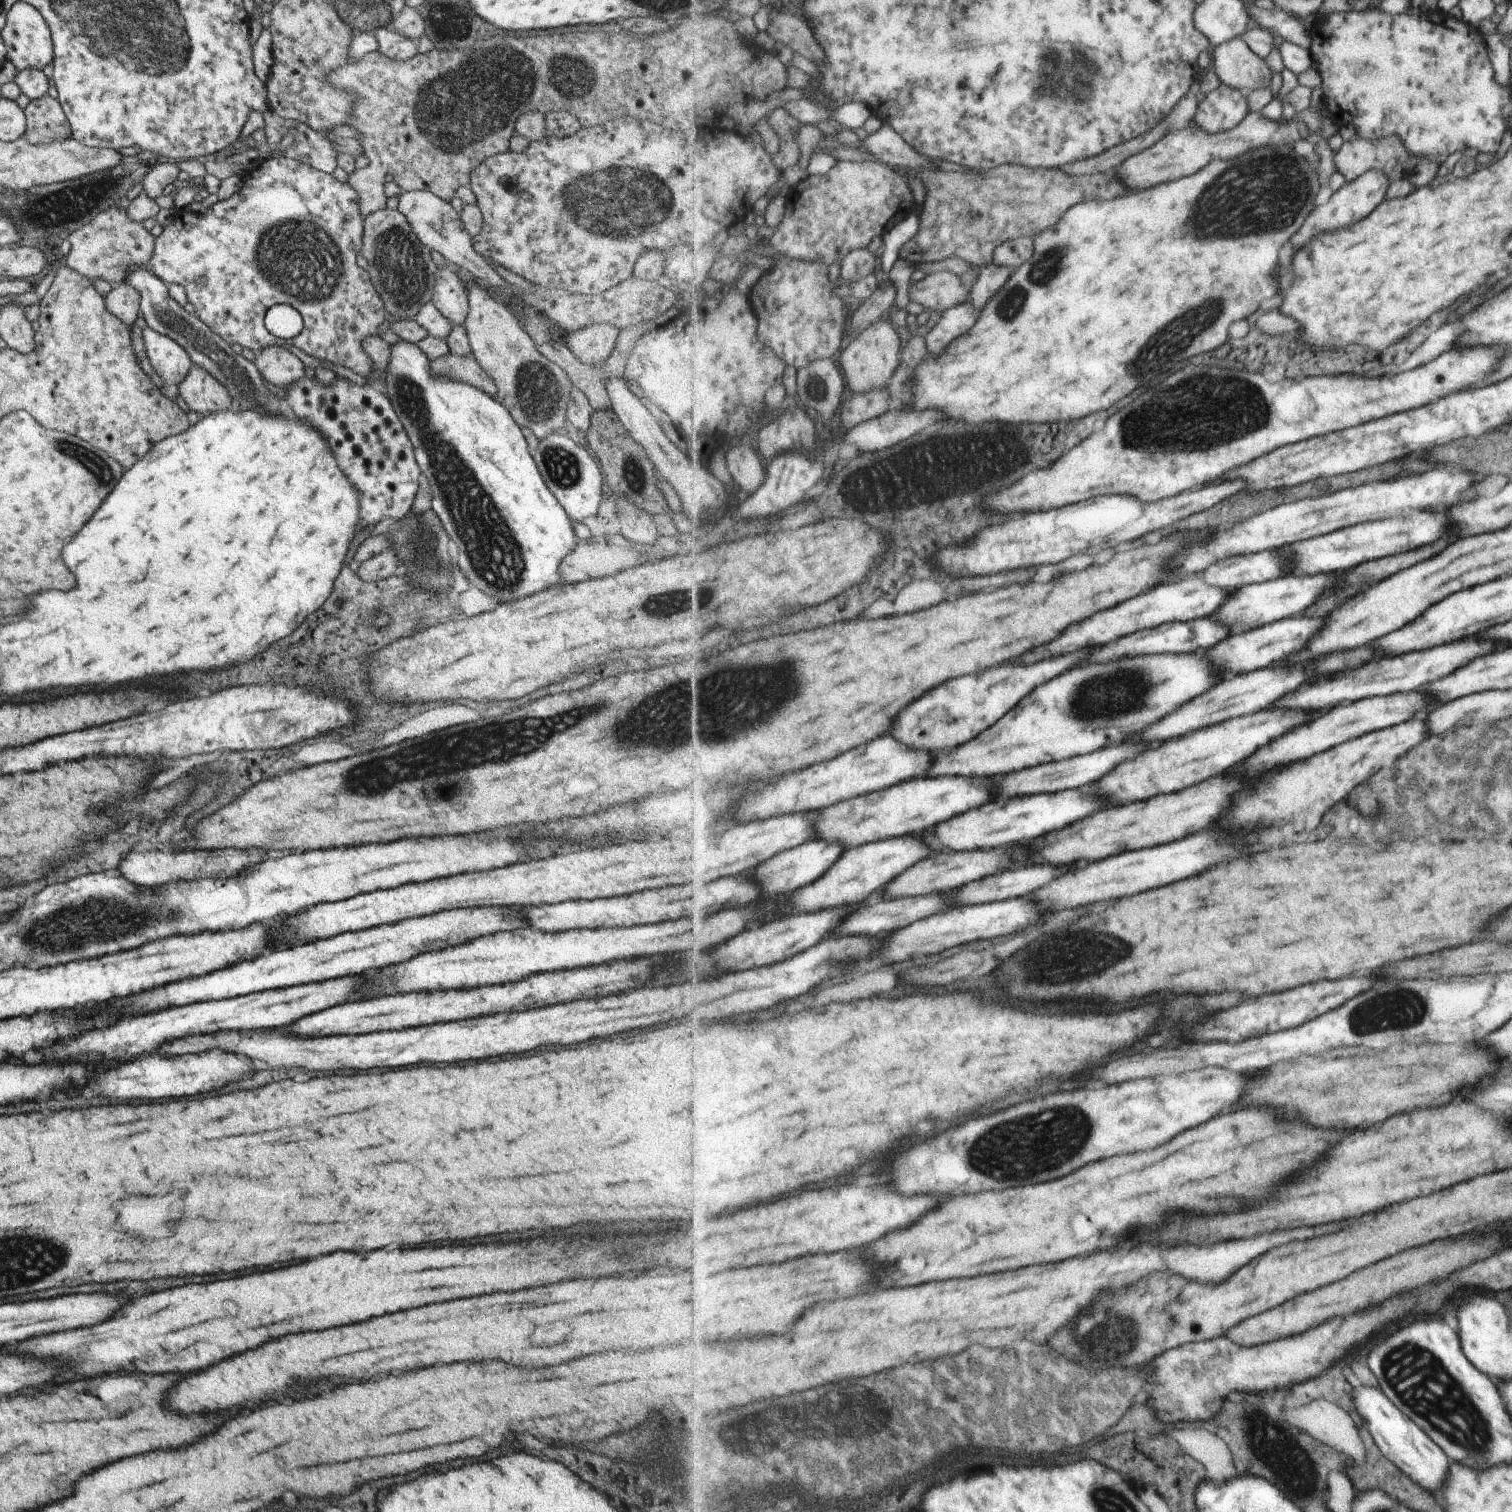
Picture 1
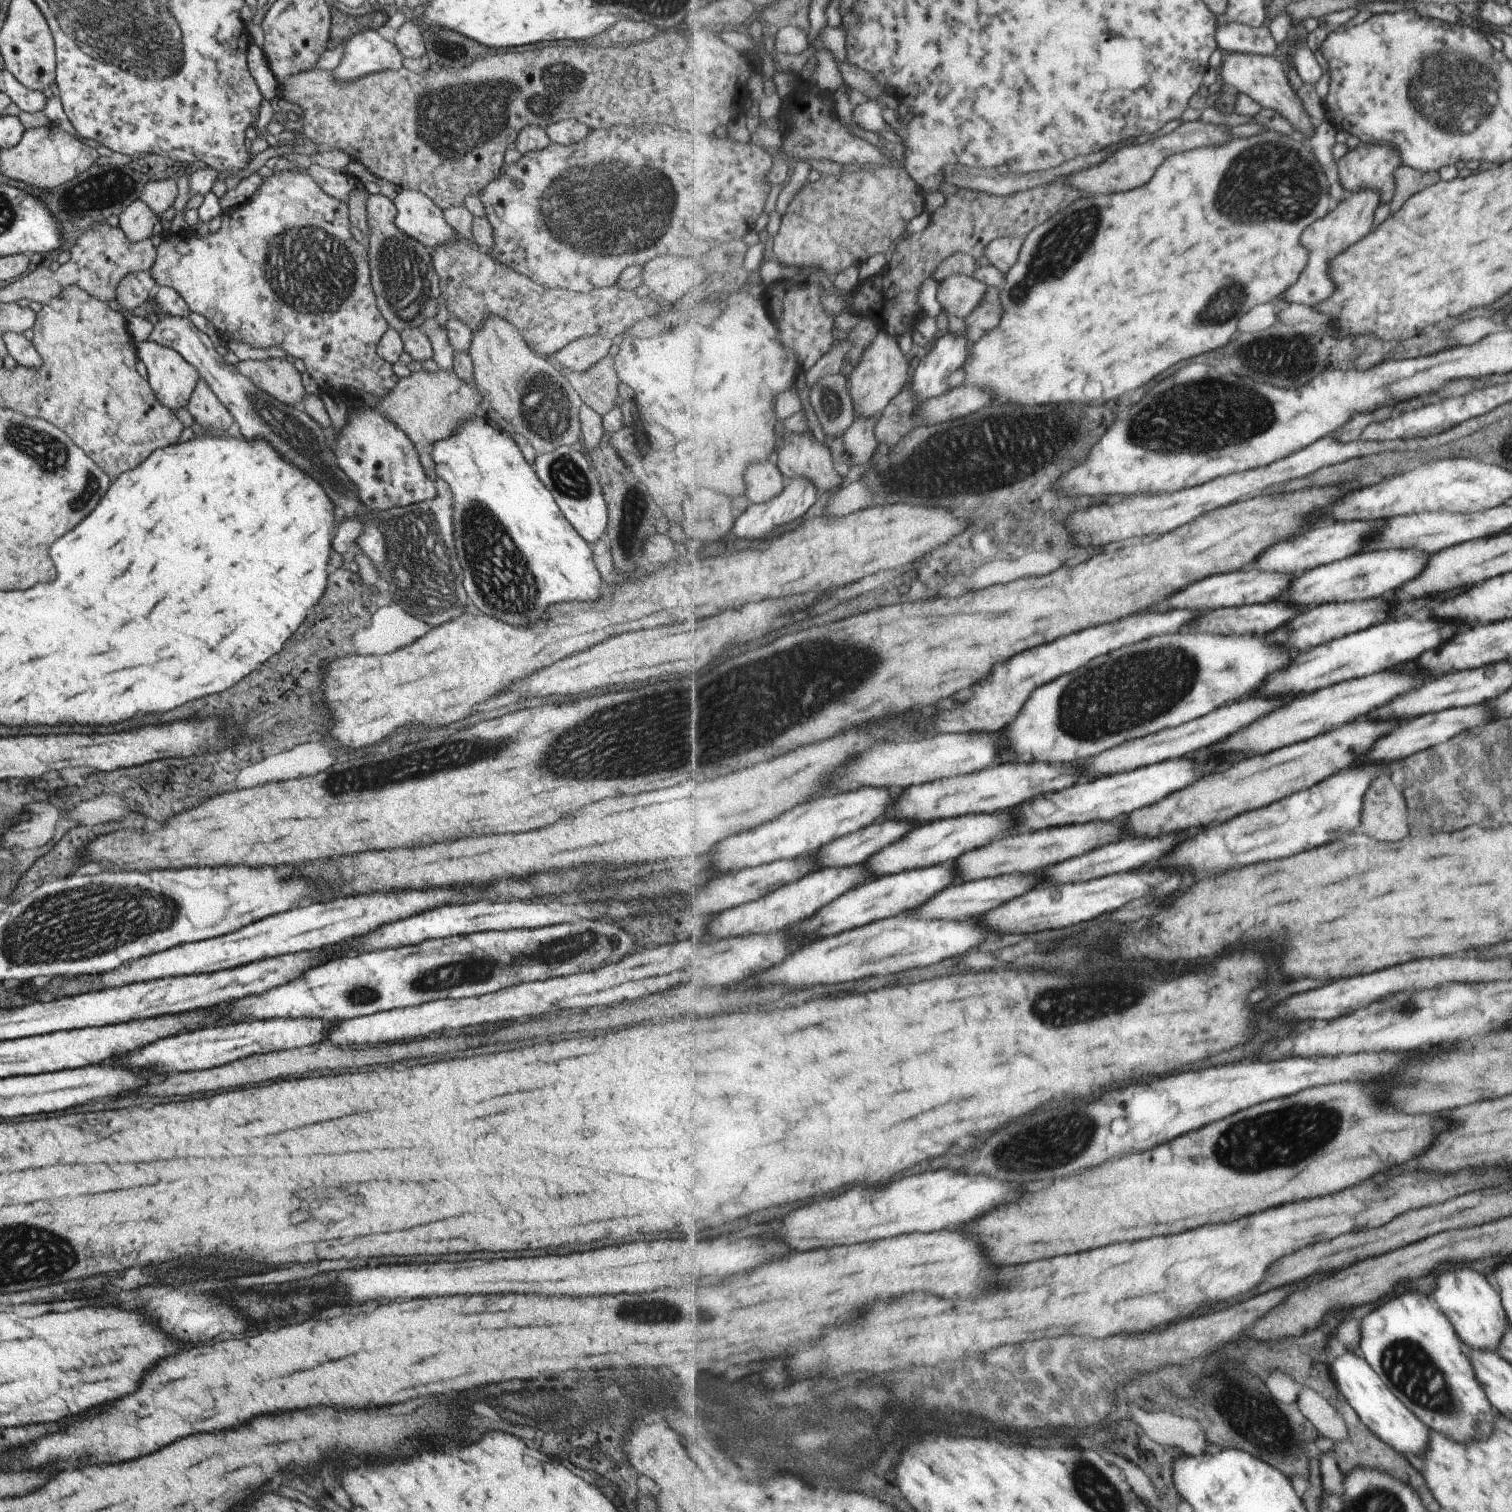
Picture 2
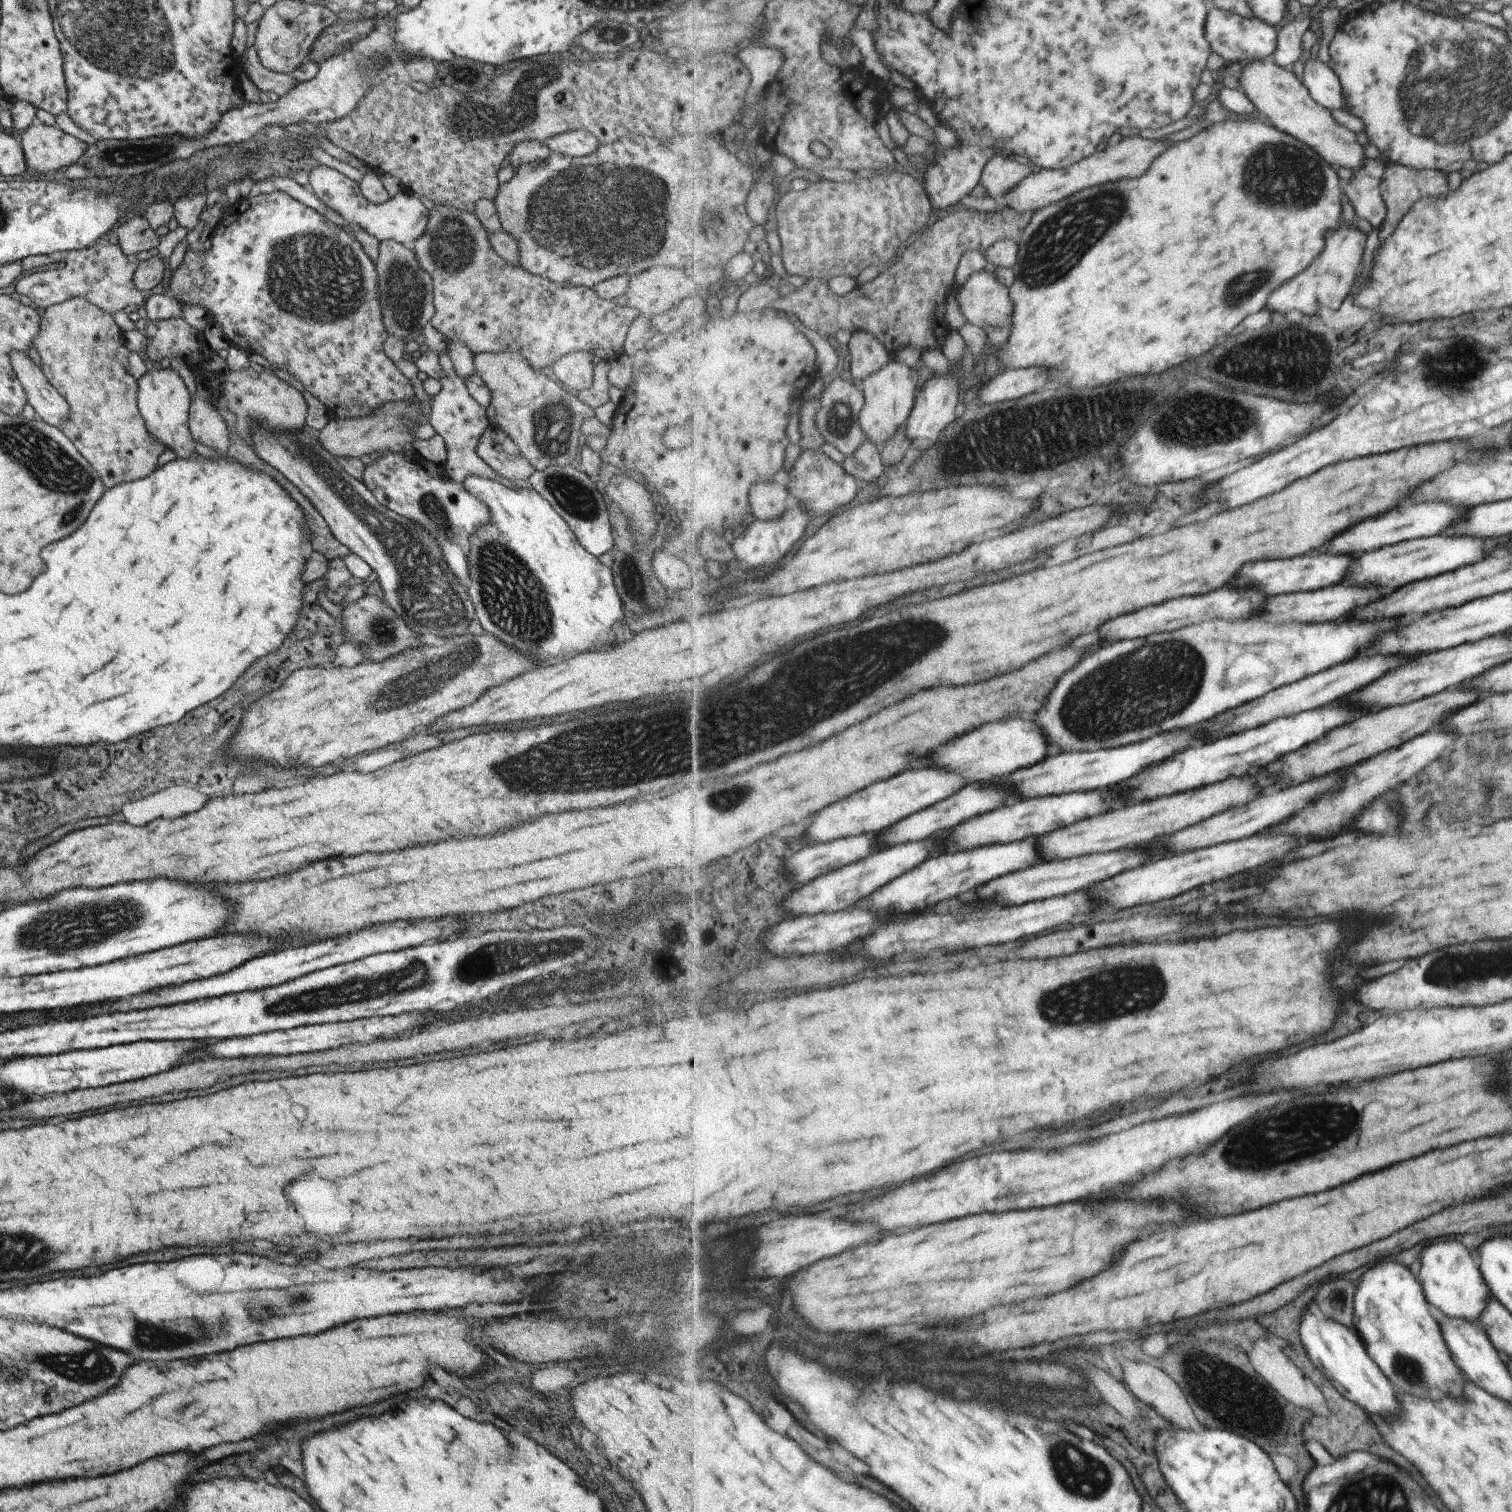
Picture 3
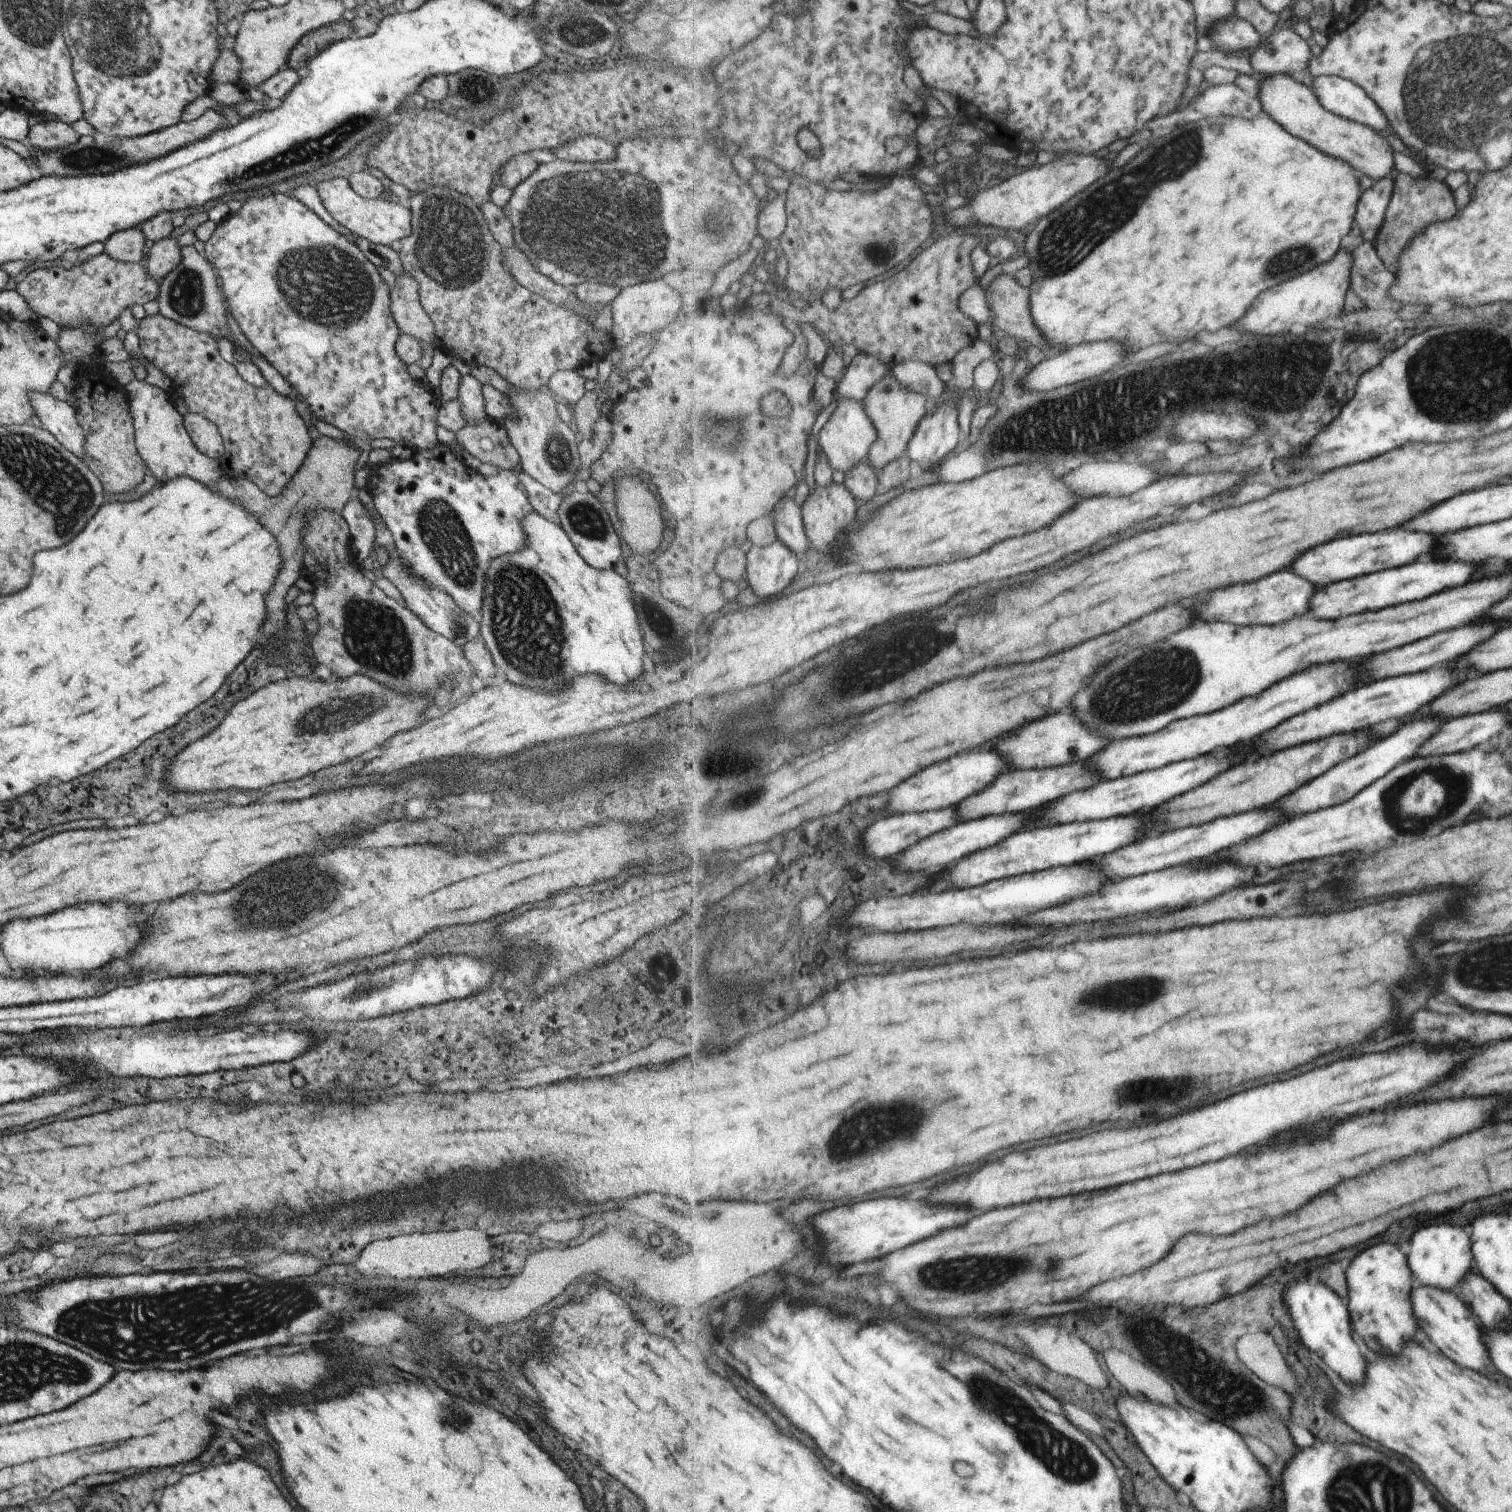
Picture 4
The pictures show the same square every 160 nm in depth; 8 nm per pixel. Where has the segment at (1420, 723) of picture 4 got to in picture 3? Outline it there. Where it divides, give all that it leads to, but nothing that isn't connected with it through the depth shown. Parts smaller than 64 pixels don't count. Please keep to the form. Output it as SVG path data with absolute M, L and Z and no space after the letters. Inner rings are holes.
M1327 776L1327 778L1321 778L1321 780L1313 780L1309 784L1301 784L1297 788L1289 788L1289 790L1279 790L1277 786L1271 786L1271 788L1265 788L1257 800L1241 806L1241 808L1231 808L1231 810L1225 810L1221 814L1215 814L1211 816L1209 820L1205 822L1199 822L1195 826L1189 826L1185 830L1174 832L1173 834L1161 837L1155 841L1151 841L1144 846L1144 850L1153 857L1165 858L1169 855L1175 854L1175 852L1187 852L1187 850L1199 850L1199 848L1207 848L1207 846L1215 846L1215 844L1221 844L1221 842L1231 842L1231 840L1241 840L1243 836L1253 836L1253 834L1259 834L1261 830L1269 828L1271 824L1277 824L1289 816L1293 816L1297 810L1303 810L1307 804L1311 804L1319 794L1327 792L1327 790L1333 790L1341 784L1341 778L1337 776Z

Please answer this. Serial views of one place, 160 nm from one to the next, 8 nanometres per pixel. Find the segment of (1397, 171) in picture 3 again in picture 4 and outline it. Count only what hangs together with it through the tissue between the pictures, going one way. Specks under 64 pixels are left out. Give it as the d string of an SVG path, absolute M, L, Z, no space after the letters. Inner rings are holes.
M1399 173L1392 182L1391 196L1384 212L1384 221L1381 223L1376 237L1373 239L1374 249L1376 250L1379 260L1383 263L1384 268L1394 274L1396 271L1395 260L1397 260L1397 254L1402 251L1406 242L1413 235L1421 232L1421 228L1423 228L1427 222L1447 220L1447 218L1451 218L1453 214L1455 214L1455 206L1453 206L1453 200L1451 200L1451 192L1449 192L1444 181L1431 179L1427 175L1424 177L1412 178L1408 174Z

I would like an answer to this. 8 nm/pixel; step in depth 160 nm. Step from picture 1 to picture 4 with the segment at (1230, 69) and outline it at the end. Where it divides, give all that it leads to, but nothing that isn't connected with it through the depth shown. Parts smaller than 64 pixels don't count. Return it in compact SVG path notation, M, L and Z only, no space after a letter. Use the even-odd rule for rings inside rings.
M1288 74L1269 75L1261 82L1258 96L1263 111L1288 129L1293 136L1303 138L1305 142L1321 148L1333 158L1348 162L1357 172L1369 176L1371 180L1389 176L1393 160L1387 142L1373 129L1326 109L1313 88L1301 83L1299 77Z

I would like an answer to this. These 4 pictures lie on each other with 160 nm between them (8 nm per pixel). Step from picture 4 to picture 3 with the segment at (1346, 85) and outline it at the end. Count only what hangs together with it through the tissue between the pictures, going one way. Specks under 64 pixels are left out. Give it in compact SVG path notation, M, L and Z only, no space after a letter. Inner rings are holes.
M1318 59L1305 64L1303 82L1313 99L1328 110L1345 110L1345 92L1339 76L1328 65Z

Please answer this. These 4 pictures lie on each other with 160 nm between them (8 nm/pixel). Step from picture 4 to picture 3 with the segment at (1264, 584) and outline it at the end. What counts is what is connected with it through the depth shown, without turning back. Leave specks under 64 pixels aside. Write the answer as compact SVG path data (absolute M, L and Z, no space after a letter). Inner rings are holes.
M1243 588L1239 590L1239 594L1235 592L1227 592L1227 590L1217 590L1211 594L1203 594L1203 596L1195 596L1195 598L1177 598L1177 600L1169 600L1165 604L1153 606L1153 608L1145 608L1141 612L1129 614L1129 616L1121 616L1117 620L1111 620L1107 624L1103 624L1099 628L1099 636L1105 642L1119 642L1119 640L1129 640L1129 638L1147 638L1155 632L1171 632L1171 630L1179 630L1185 626L1193 626L1193 624L1201 624L1213 618L1223 618L1223 616L1243 616L1247 612L1255 614L1259 612L1261 604L1265 602L1265 596L1261 592L1253 592L1253 588Z

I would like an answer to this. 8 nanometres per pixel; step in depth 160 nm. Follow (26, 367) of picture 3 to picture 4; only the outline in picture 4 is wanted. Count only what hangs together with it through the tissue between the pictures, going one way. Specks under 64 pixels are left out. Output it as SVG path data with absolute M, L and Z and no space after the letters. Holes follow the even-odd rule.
M29 391L28 401L42 428L49 431L58 443L82 460L84 436L77 424L74 408L65 401L51 397L48 392Z

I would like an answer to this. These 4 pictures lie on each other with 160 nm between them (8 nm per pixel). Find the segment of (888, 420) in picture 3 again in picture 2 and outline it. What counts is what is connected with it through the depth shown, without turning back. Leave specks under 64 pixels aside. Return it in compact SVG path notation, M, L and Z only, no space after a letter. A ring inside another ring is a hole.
M879 329L873 344L861 356L857 356L858 359L852 361L849 389L857 416L879 417L889 402L904 389L909 380L909 362L905 356L897 342L897 336Z

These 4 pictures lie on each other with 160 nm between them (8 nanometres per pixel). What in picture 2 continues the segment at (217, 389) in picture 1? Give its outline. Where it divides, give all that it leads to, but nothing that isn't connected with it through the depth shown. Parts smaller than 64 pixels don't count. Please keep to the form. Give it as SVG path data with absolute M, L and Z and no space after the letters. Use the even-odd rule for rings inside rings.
M198 379L186 404L189 414L206 430L223 432L234 421L229 411L209 390L204 380Z

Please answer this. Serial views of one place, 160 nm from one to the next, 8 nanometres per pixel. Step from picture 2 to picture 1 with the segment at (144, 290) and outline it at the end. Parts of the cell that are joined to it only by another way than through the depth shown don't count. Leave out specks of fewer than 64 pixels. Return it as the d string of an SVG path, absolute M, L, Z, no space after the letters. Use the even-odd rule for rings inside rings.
M123 282L114 284L102 299L107 312L128 327L139 316L139 293L128 284Z

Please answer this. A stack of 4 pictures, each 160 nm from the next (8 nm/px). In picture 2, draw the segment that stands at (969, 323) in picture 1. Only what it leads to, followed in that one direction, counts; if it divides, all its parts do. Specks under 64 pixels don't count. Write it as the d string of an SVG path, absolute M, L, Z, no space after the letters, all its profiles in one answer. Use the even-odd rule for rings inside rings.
M949 332L945 336L936 337L912 376L916 406L953 389L969 354L967 333Z

